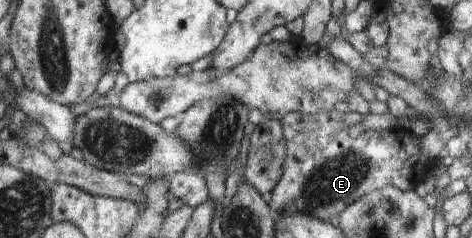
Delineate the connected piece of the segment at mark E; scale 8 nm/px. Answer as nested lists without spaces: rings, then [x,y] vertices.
[[[330,110],[323,114],[308,115],[294,112],[285,115],[280,123],[287,134],[287,155],[282,178],[271,191],[271,202],[268,206],[275,215],[285,210],[299,210],[306,215],[313,215],[321,220],[329,220],[334,214],[342,214],[350,205],[371,191],[393,185],[403,192],[414,191],[426,178],[432,165],[439,159],[431,159],[421,151],[421,139],[405,129],[390,131],[367,131],[353,138],[348,130],[351,125],[359,124],[364,119],[359,113],[341,113]]]

